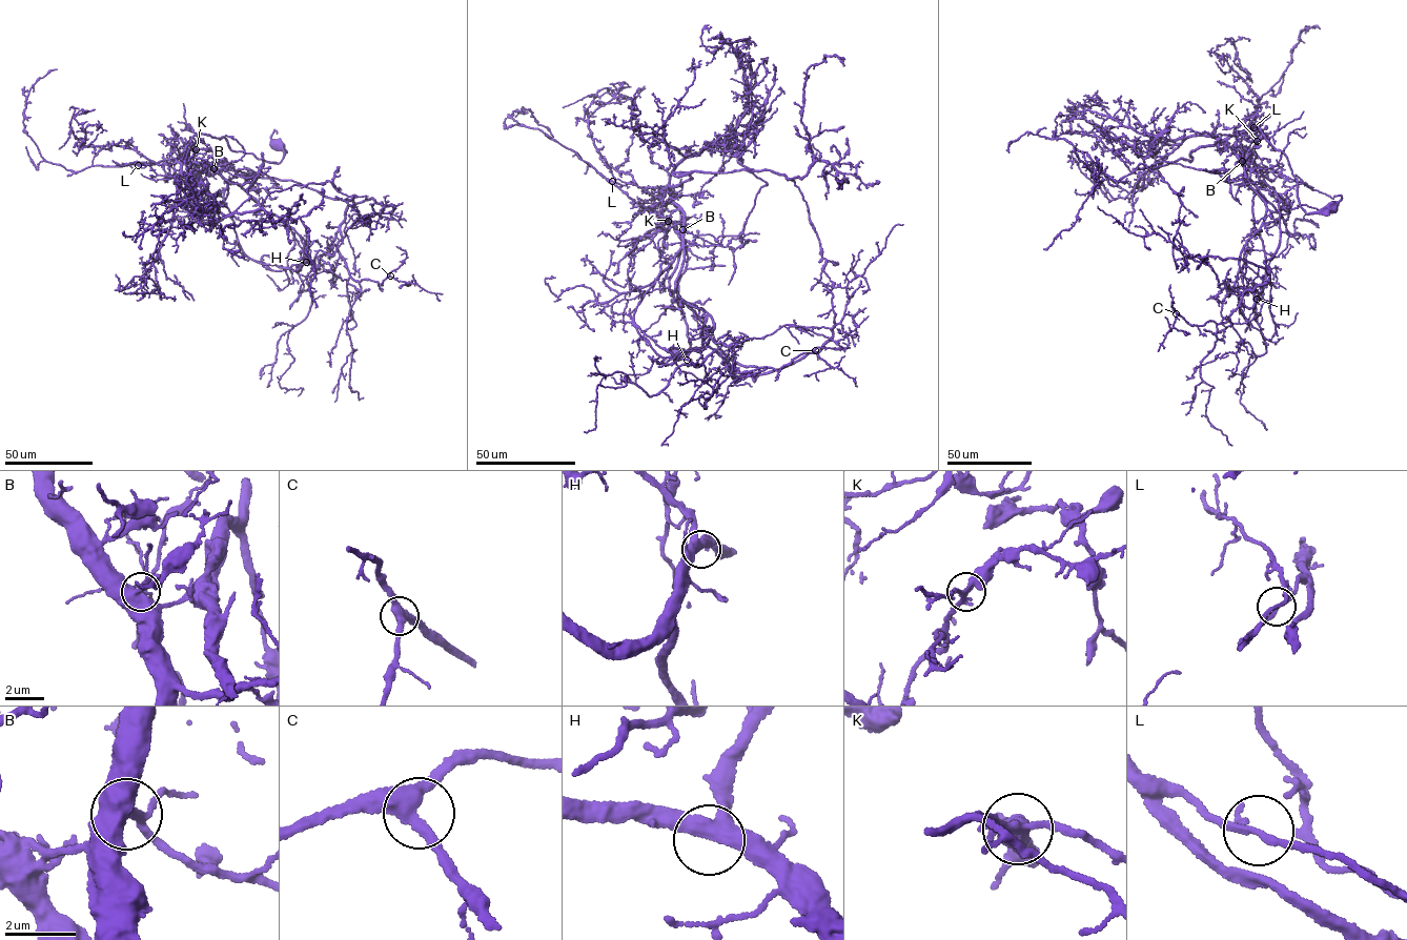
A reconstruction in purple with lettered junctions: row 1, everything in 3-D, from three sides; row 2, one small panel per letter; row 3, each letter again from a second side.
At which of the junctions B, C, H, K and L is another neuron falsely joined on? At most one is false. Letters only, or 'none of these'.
L

